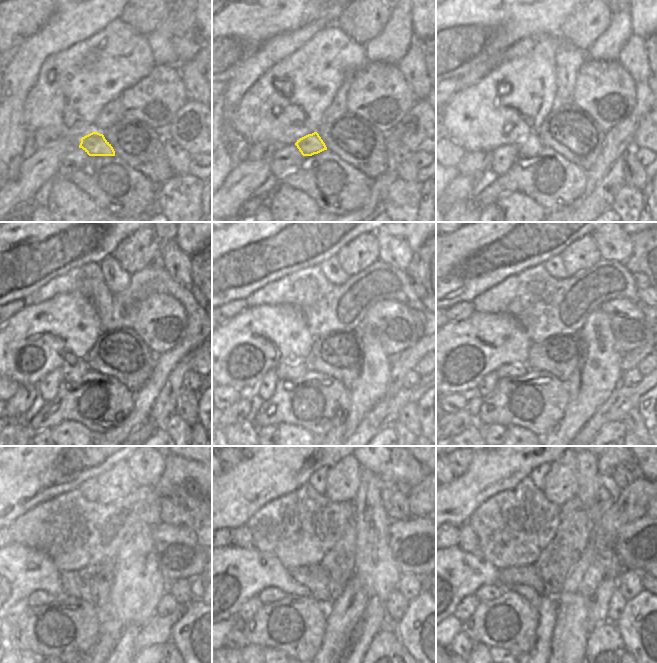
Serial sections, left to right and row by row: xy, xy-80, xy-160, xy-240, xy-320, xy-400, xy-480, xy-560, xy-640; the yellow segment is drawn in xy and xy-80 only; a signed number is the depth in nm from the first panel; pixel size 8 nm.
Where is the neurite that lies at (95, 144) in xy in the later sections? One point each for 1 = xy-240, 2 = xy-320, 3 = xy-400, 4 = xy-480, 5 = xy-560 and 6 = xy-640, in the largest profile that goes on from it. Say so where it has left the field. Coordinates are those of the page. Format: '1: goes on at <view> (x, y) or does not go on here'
1: goes on at xy-240 (75, 372)
2: goes on at xy-320 (286, 369)
3: goes on at xy-400 (507, 370)
4: goes on at xy-480 (40, 597)
5: goes on at xy-560 (268, 595)
6: goes on at xy-640 (488, 592)

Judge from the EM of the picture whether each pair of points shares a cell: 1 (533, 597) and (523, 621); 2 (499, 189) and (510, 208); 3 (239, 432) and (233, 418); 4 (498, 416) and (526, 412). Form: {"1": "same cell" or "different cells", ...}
{"1": "different cells", "2": "different cells", "3": "different cells", "4": "same cell"}

